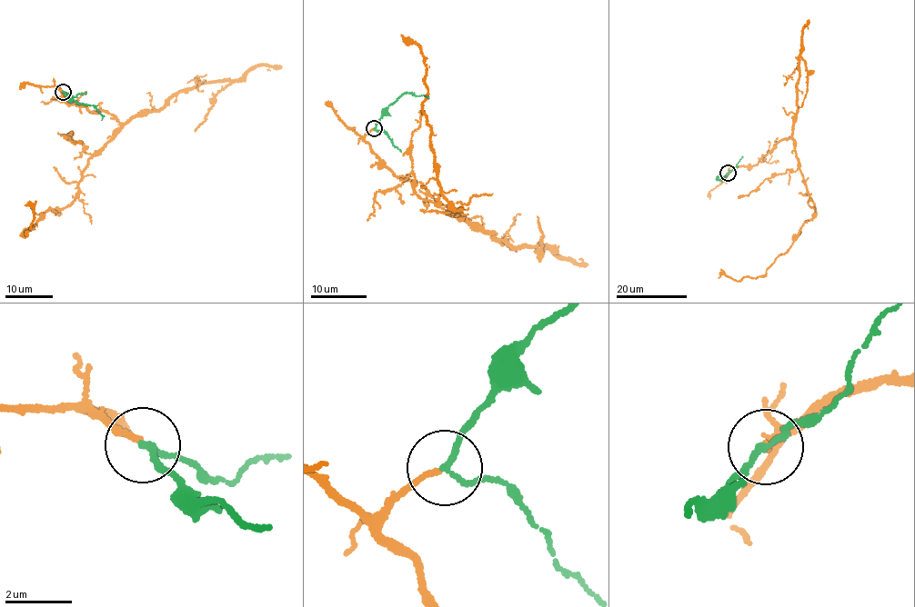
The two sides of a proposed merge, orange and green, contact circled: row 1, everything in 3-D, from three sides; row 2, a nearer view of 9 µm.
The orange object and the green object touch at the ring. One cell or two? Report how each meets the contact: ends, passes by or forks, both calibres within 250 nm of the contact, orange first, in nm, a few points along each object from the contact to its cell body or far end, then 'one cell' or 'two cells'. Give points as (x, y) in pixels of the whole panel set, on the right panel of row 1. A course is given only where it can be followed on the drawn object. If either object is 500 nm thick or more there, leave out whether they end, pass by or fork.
orange ends; green passes by; calibres 150 and 160 nm; course orange (728, 173), (753, 165), (781, 140), (791, 139), (815, 210), (765, 274), (739, 280), (722, 273), (718, 278); course green (728, 174), (717, 179), (718, 175), (726, 179); one cell

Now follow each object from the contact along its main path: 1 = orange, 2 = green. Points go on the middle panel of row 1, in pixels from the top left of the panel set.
1: (374, 129), (365, 139), (387, 168), (461, 216), (438, 184), (420, 45), (401, 34)
2: (374, 128), (383, 112), (405, 94), (428, 98)

